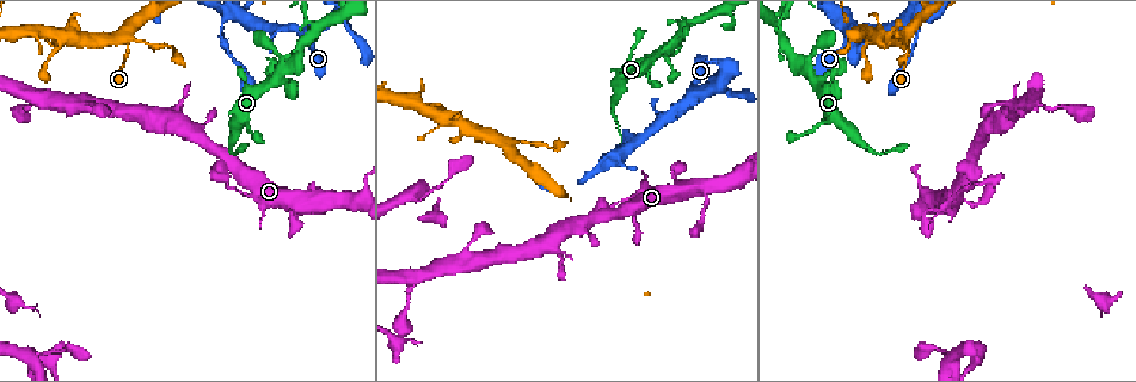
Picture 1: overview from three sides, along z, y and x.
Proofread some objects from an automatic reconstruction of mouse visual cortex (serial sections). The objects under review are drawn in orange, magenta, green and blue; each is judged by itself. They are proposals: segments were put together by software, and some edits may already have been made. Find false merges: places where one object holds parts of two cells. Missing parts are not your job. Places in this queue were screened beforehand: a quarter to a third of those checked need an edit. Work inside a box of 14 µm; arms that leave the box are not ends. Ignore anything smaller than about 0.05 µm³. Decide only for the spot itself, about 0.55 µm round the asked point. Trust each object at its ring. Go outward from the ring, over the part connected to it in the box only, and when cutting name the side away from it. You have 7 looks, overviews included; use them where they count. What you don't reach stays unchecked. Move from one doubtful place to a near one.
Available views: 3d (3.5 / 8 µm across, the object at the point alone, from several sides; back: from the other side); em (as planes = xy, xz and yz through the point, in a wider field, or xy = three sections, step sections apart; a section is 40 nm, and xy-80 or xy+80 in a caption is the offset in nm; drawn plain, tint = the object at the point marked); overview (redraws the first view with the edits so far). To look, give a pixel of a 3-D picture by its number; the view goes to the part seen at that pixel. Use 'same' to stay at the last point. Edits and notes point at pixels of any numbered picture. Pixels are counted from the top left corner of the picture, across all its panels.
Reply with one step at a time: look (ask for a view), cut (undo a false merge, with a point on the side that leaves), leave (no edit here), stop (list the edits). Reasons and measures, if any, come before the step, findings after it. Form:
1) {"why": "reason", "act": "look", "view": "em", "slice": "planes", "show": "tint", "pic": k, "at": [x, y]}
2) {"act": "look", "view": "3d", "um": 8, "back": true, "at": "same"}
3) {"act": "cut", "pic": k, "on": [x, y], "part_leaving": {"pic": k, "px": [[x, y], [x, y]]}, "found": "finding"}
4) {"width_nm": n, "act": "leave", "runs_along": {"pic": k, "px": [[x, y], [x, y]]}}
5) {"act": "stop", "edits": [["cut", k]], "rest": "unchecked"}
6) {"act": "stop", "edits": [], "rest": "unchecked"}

{"why": "four arms meet", "act": "look", "view": "3d", "um": 3.5, "pic": 1, "at": [509, 144]}

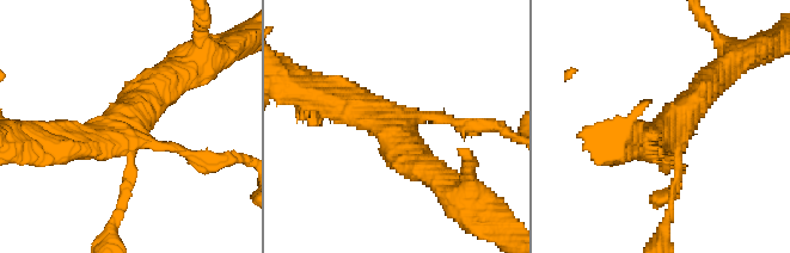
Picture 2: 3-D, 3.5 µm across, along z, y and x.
{"act": "look", "view": "em", "slice": "planes", "show": "tint", "pic": 2, "at": [393, 134]}

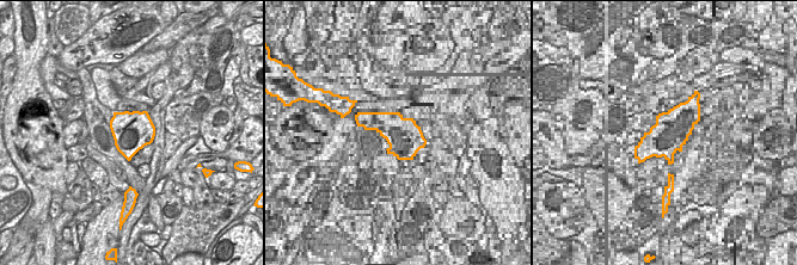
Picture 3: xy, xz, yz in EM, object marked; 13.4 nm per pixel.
{"arm_widths_nm": [100, 150, 350, 350], "act": "leave", "runs_along": {"pic": 2, "px": [[117, 211], [132, 174], [124, 135], [55, 139]]}, "found": "all the same cell"}

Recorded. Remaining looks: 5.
{"act": "look", "view": "3d", "um": 3.5, "pic": 1, "at": [224, 15]}

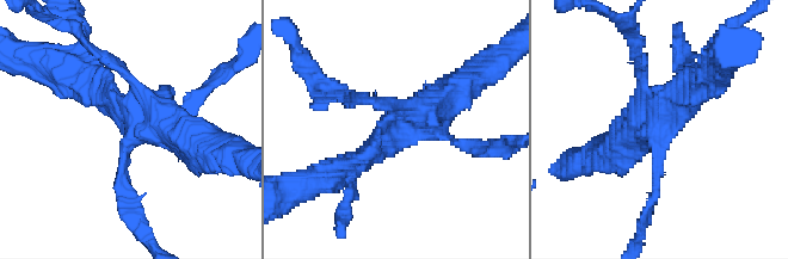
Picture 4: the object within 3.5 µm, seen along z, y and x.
{"act": "look", "view": "em", "slice": "planes", "show": "tint", "pic": 4, "at": [406, 119]}

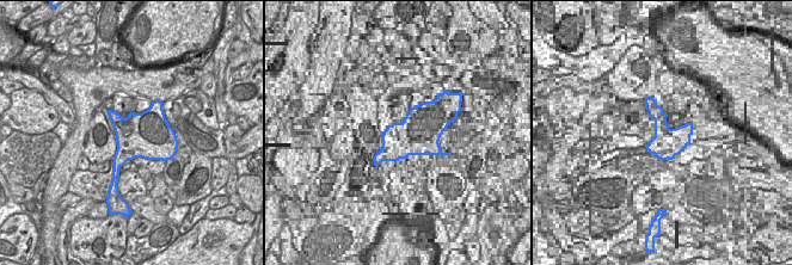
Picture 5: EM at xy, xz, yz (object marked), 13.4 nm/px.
{"act": "leave", "found": "all the same cell"}

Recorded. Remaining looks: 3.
{"why": "thin arm on a thick one", "act": "look", "view": "3d", "um": 3.5, "pic": 1, "at": [820, 78]}

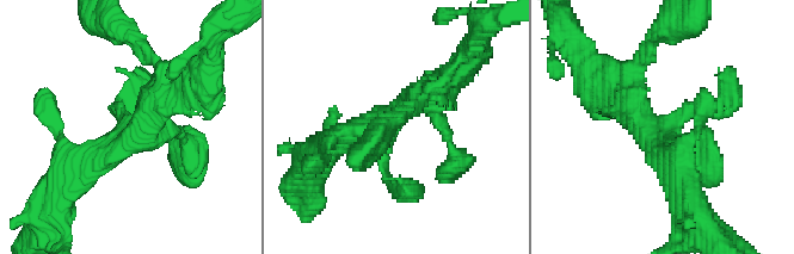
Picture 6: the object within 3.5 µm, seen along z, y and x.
{"arms": 4, "arm_widths_nm": [150, 200, 350, 350], "act": "look", "view": "em", "slice": "xy", "step": 2, "show": "tint", "pic": 6, "at": [671, 131]}

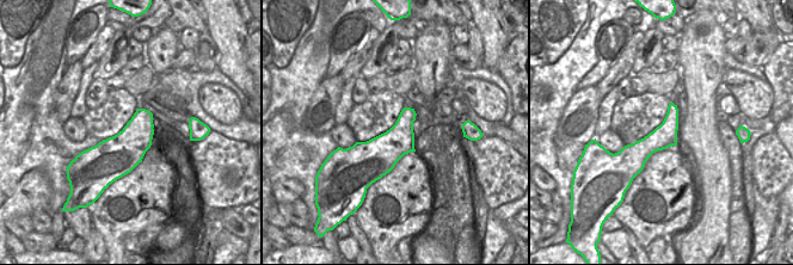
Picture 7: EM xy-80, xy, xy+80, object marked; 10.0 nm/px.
{"act": "look", "view": "em", "slice": "xy", "step": 1, "show": "tint", "at": "same"}

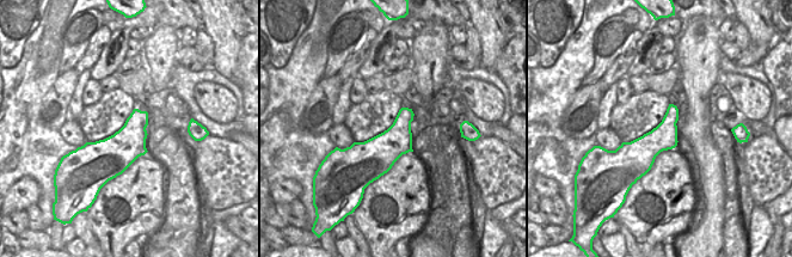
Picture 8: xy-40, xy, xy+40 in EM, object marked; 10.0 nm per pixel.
{"act": "leave", "runs_along": {"pic": 6, "px": [[68, 178], [112, 152], [130, 90]]}, "found": "one cell here"}

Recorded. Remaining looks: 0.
{"act": "stop", "edits": [], "rest": "unchecked"}

